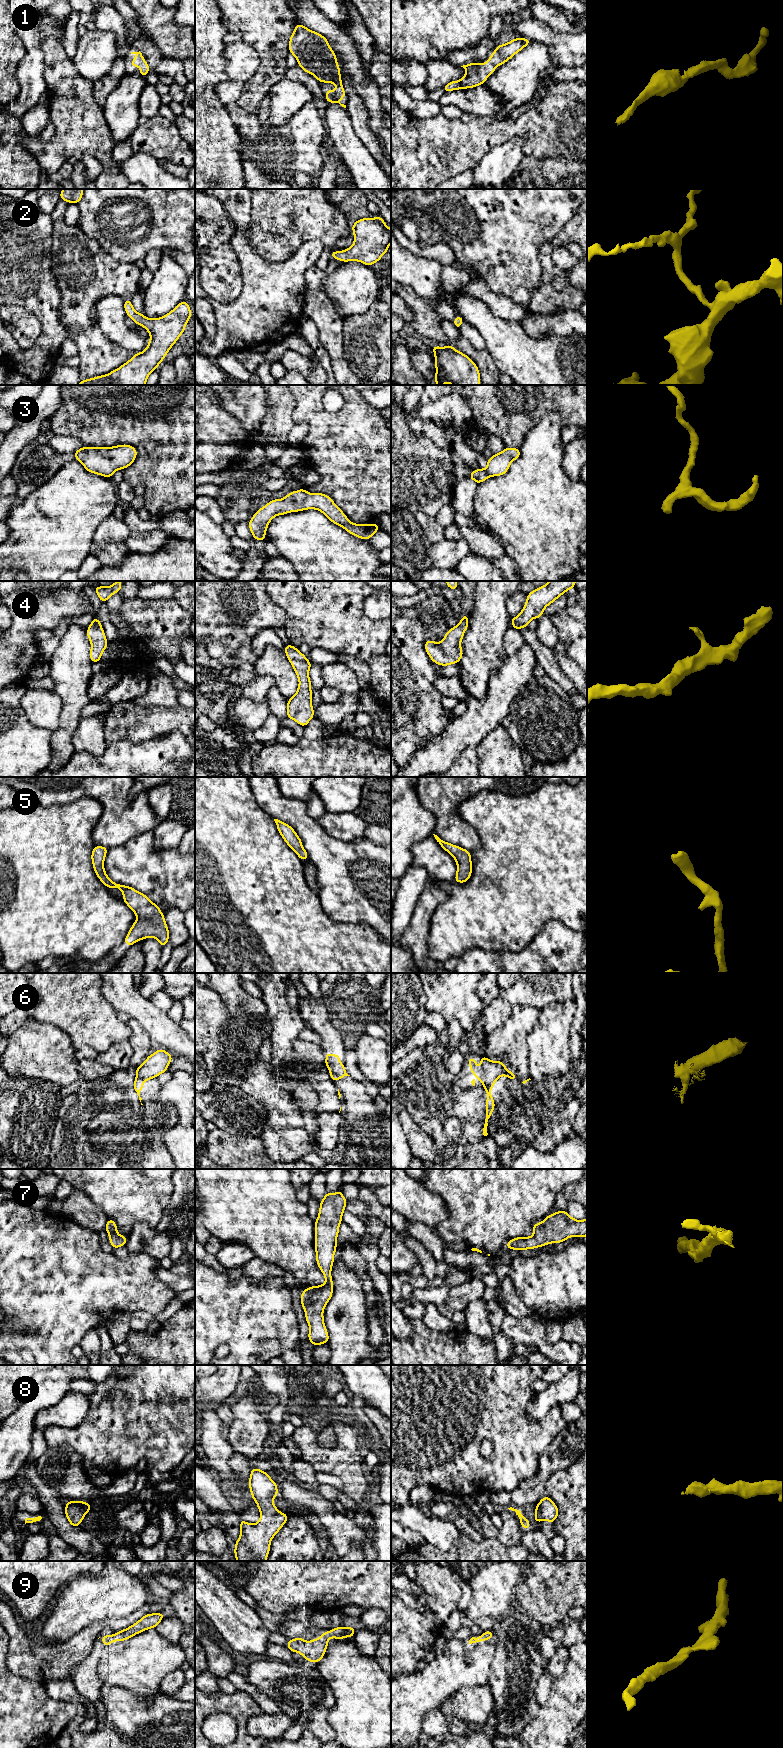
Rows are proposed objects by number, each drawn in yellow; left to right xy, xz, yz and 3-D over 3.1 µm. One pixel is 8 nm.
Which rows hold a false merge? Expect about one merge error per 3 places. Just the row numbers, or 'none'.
6

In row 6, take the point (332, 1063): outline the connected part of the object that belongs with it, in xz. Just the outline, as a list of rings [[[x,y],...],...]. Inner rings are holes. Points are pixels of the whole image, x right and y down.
[[[326,1053],[325,1056],[325,1064],[329,1071],[339,1076],[345,1076],[347,1074],[343,1063],[338,1060],[341,1054],[334,1055],[332,1053]]]

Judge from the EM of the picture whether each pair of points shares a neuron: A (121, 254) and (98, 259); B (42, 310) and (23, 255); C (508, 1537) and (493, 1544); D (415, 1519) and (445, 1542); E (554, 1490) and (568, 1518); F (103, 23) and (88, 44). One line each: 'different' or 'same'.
A: different
B: same
C: different
D: same
E: same
F: different

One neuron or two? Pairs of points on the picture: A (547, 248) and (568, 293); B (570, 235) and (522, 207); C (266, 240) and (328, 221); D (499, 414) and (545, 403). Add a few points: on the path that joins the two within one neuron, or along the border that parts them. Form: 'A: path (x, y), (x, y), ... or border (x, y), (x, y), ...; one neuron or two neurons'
A: path (547, 263), (547, 286), (553, 292); one neuron
B: border (576, 212), (563, 228), (549, 240); two neurons
C: path (281, 237), (301, 221), (313, 221); one neuron
D: path (510, 416), (528, 416), (534, 411); one neuron

